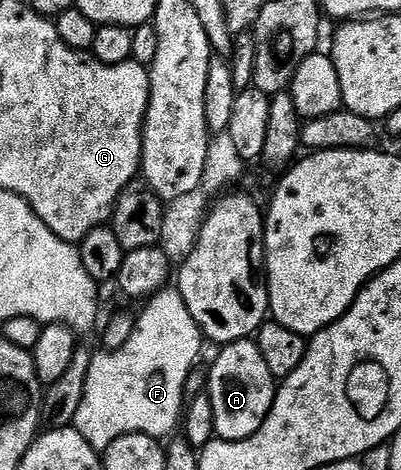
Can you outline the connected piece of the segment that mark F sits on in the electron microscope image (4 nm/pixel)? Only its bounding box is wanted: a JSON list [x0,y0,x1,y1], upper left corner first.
[73,289,205,452]

